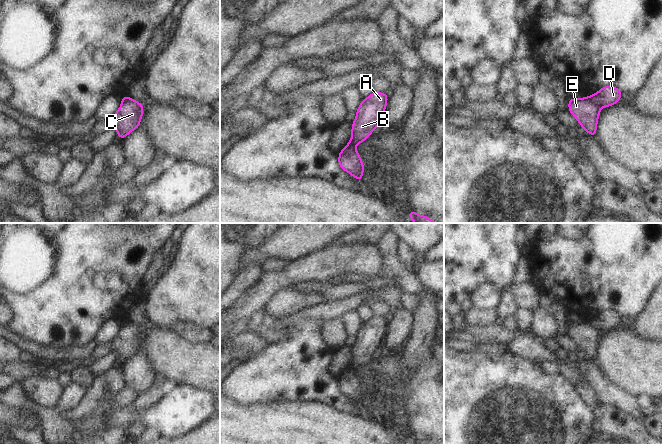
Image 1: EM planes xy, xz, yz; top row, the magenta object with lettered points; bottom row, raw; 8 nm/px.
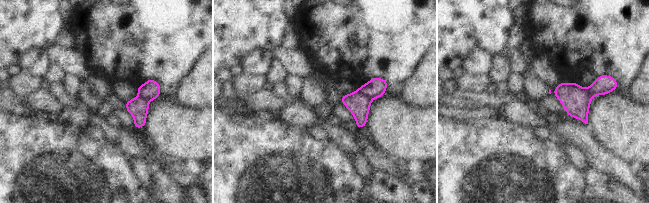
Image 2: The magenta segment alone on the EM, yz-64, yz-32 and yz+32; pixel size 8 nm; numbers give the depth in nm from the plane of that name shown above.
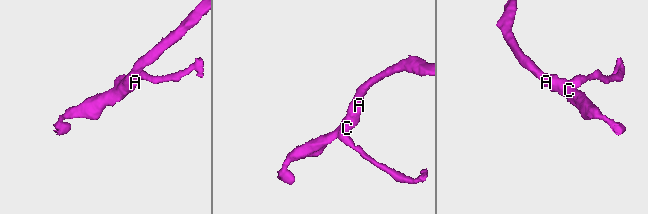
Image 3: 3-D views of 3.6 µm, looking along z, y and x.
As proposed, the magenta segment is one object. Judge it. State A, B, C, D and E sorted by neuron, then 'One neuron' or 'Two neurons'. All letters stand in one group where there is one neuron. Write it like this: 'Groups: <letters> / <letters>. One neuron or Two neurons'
Groups: A B C E / D. Two neurons.

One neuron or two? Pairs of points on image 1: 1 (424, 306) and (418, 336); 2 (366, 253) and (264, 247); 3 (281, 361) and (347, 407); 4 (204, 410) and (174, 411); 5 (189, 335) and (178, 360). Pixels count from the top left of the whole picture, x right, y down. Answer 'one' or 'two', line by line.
1: one
2: two
3: one
4: one
5: two

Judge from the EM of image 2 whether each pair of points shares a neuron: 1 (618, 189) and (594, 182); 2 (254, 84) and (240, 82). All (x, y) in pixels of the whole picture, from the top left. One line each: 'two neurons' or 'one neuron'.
1: one neuron
2: one neuron

